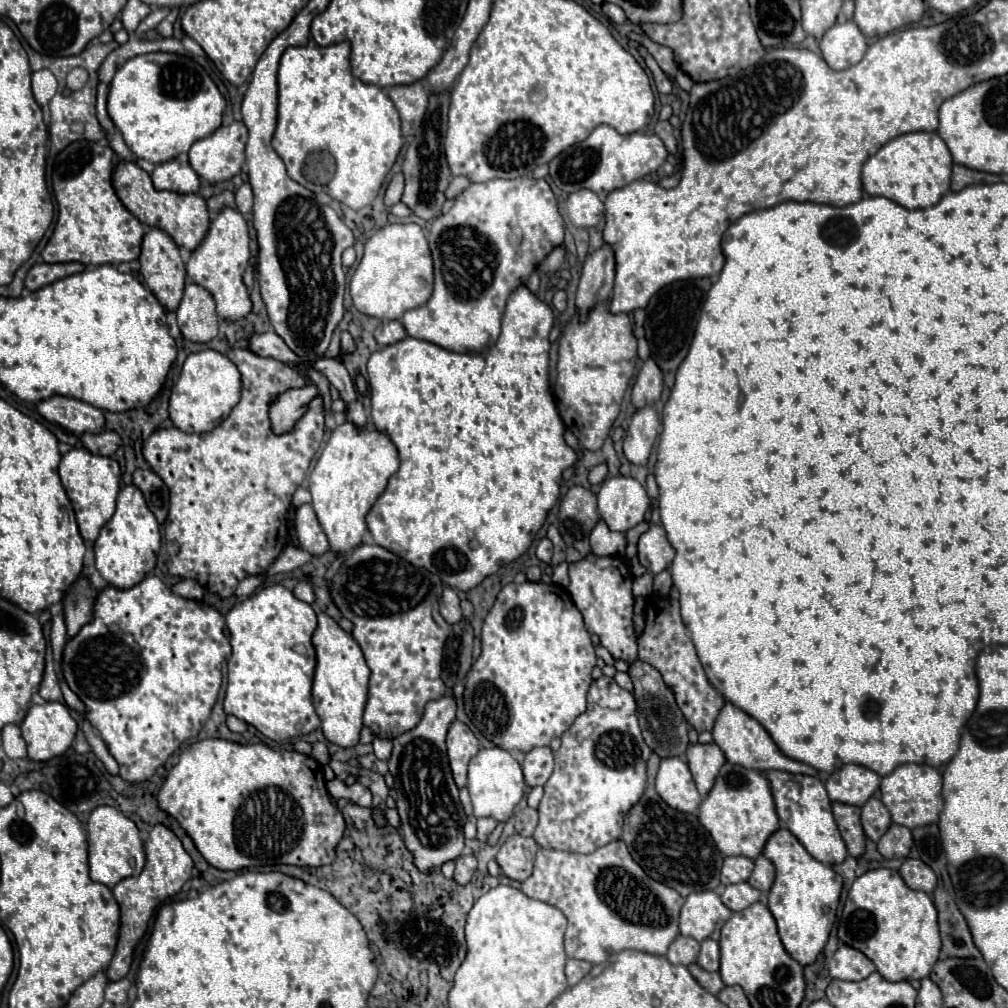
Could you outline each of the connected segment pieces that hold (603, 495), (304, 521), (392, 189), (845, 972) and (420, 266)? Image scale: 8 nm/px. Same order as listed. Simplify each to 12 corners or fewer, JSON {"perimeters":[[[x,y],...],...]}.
{"perimeters":[[[630,476],[606,478],[598,512],[626,534],[644,520],[650,498]],[[310,504],[296,510],[300,546],[320,556],[328,550],[326,534]],[[396,174],[386,188],[384,204],[400,202],[404,176]],[[842,946],[830,960],[836,980],[860,982],[876,972],[860,950]],[[418,224],[366,242],[350,280],[362,314],[398,320],[428,302],[432,256]]]}

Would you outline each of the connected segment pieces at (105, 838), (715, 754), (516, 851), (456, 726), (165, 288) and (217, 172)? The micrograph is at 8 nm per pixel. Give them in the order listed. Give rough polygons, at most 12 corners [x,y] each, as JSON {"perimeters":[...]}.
{"perimeters":[[[98,806],[88,818],[90,878],[114,888],[144,868],[136,824]],[[716,742],[688,746],[686,760],[706,796],[726,762]],[[512,834],[498,850],[504,876],[524,882],[538,844]],[[464,722],[450,724],[446,744],[456,786],[466,784],[478,738]],[[160,228],[144,234],[140,272],[166,310],[182,298],[186,270]],[[220,126],[192,144],[190,166],[210,184],[242,170],[248,128]]]}

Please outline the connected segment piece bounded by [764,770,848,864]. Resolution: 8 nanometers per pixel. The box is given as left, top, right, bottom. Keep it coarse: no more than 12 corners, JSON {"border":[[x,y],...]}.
{"border":[[766,770],[780,822],[824,864],[848,850],[814,776]]}

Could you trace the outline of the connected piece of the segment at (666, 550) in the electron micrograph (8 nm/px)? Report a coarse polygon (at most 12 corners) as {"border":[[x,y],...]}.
{"border":[[662,526],[638,540],[638,560],[660,574],[674,560]]}

